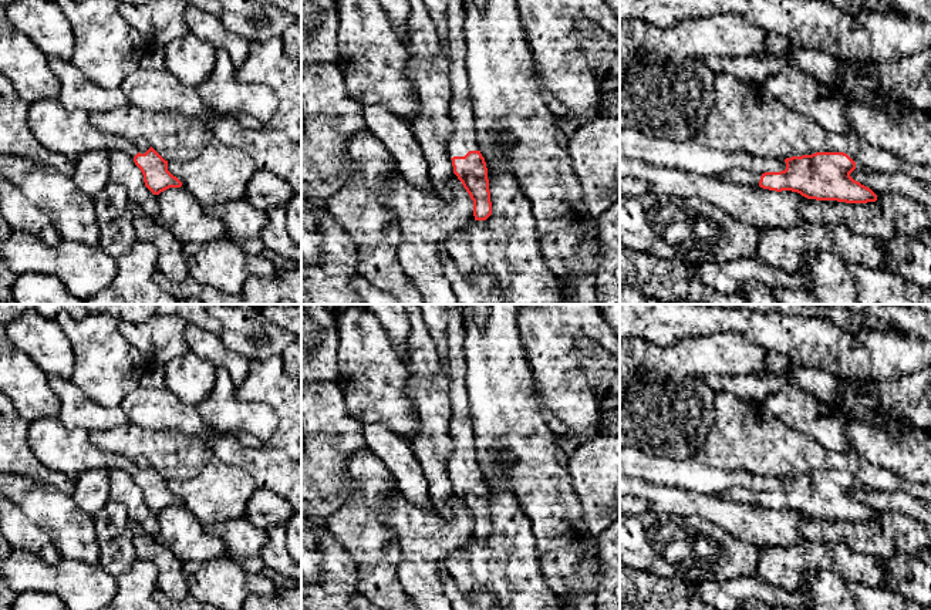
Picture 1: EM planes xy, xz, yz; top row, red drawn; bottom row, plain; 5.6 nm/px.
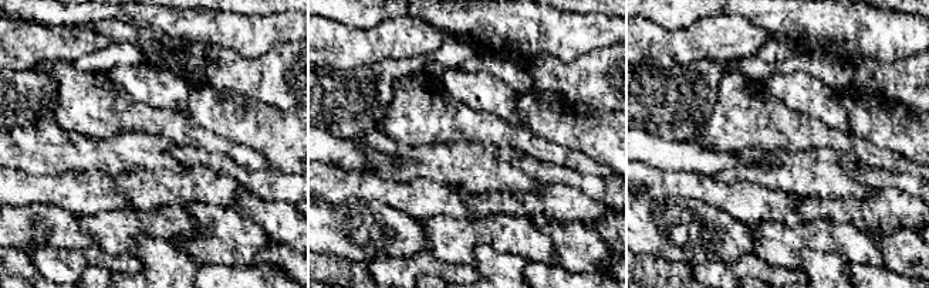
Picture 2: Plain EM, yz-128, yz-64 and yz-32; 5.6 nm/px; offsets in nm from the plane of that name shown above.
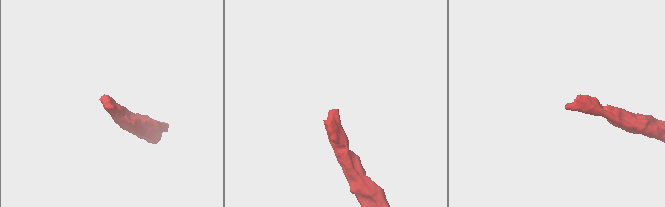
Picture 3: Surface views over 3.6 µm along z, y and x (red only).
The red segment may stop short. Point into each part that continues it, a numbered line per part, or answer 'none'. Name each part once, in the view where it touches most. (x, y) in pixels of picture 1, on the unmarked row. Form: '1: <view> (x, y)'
1: xz (462, 458)

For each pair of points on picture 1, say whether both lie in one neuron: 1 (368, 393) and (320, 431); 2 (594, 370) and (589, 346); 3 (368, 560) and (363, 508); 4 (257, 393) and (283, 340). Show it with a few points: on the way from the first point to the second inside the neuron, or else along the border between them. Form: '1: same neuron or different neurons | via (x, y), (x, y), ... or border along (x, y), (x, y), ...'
1: different neurons | border along (337, 383), (343, 391), (344, 408), (361, 425)
2: same neuron | via (594, 364), (594, 356), (590, 351)
3: same neuron | via (368, 548), (368, 541), (363, 533), (363, 521)
4: different neurons | border along (280, 354), (249, 361)

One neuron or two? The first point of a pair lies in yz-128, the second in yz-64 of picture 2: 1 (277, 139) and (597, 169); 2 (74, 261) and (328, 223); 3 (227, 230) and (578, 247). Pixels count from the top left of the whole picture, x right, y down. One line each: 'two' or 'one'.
1: two
2: two
3: one

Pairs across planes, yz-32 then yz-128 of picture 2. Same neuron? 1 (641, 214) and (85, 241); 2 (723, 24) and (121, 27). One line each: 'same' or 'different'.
1: same
2: different

